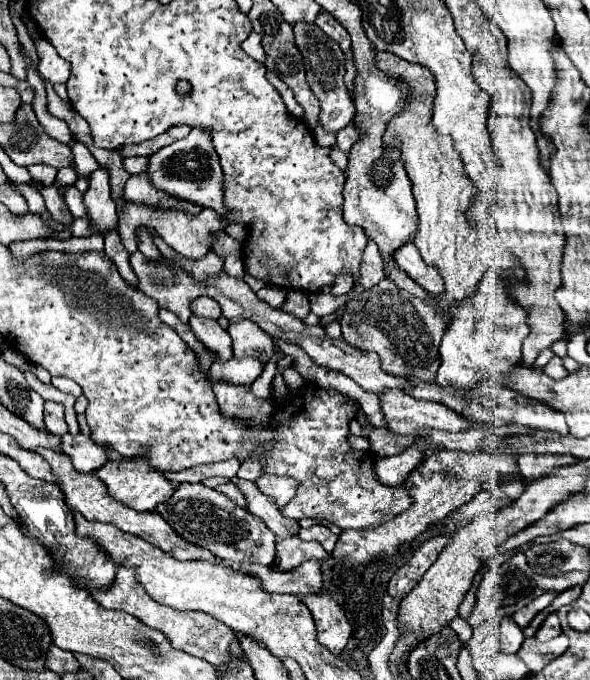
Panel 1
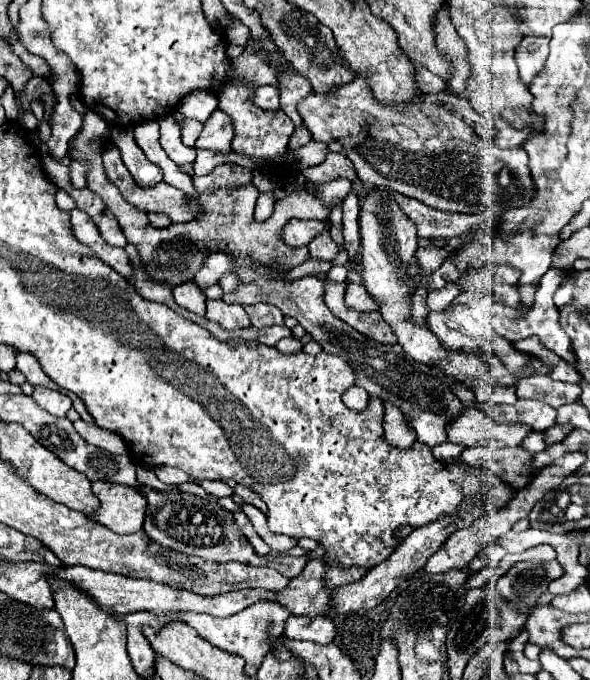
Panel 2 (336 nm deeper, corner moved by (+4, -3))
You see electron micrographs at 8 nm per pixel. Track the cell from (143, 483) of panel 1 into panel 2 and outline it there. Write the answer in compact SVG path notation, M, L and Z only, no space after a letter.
M93 482L93 494L99 498L101 508L91 516L95 522L115 530L117 534L133 534L143 530L147 512L145 494L137 488L111 482Z

